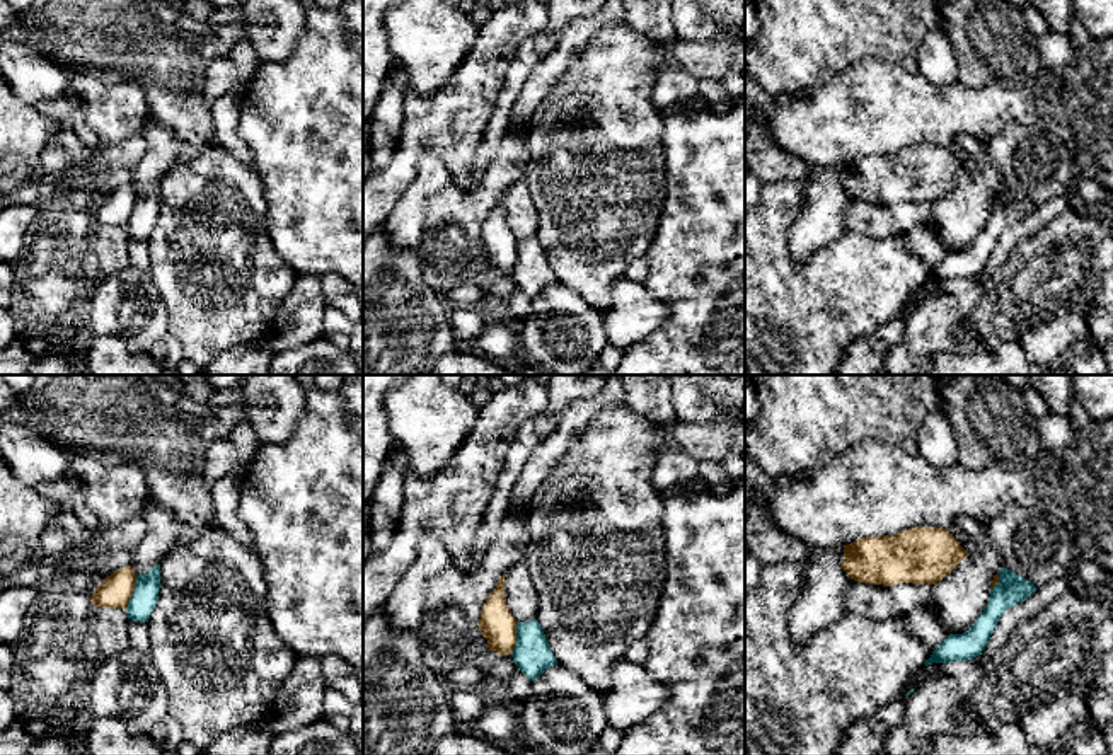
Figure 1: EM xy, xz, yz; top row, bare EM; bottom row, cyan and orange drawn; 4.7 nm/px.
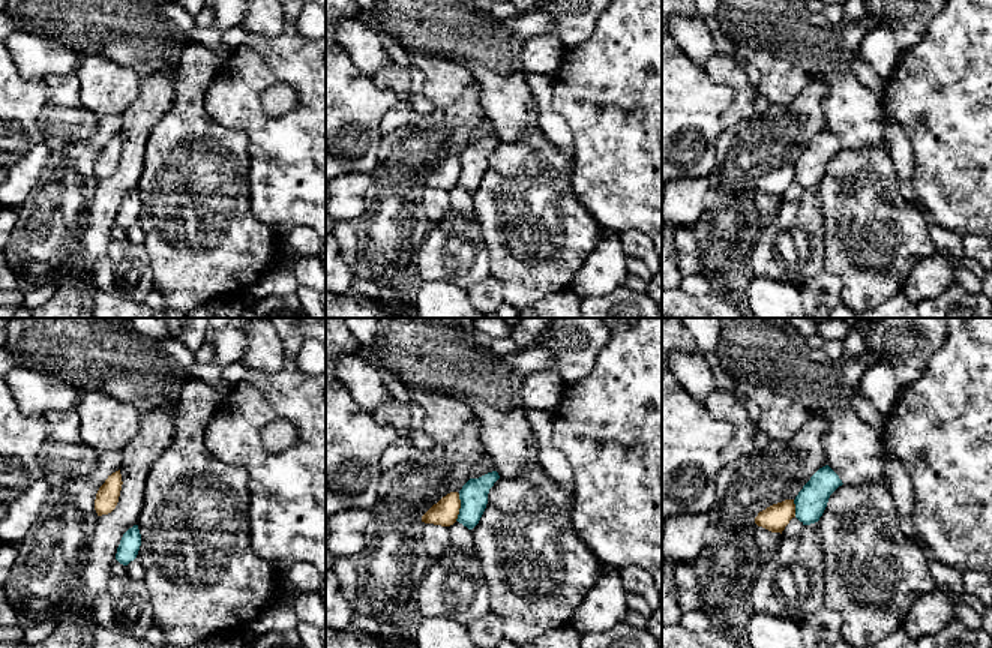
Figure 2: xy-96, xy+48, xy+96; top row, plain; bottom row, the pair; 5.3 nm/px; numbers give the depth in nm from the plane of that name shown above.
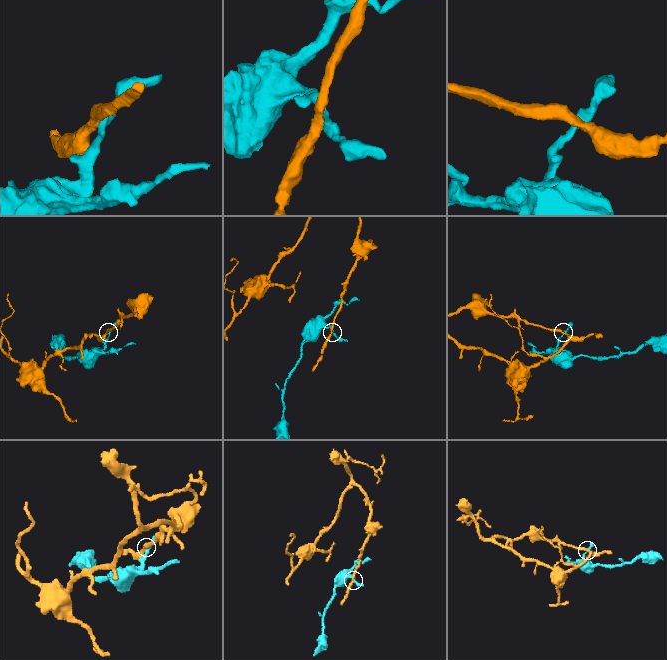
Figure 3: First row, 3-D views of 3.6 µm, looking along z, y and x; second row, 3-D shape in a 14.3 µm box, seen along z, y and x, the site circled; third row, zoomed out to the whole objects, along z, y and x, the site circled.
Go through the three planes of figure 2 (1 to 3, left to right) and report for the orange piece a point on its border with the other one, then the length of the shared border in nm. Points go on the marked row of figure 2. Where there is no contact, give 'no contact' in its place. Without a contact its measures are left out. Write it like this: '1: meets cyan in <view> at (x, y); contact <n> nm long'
1: no contact
2: meets cyan in xy+48 at (461, 507); contact 150 nm long
3: meets cyan in xy+96 at (796, 509); contact 100 nm long

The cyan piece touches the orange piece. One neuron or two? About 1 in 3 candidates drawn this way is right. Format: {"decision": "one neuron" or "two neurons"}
{"decision": "two neurons"}

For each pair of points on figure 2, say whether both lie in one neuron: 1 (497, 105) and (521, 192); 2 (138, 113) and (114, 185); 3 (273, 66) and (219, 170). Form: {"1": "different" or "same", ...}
{"1": "different", "2": "same", "3": "different"}

